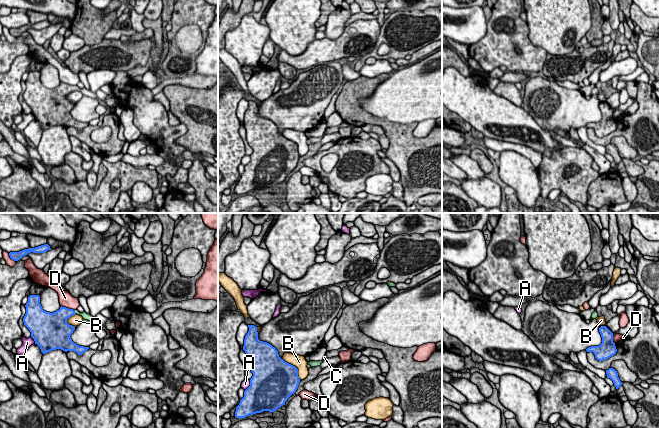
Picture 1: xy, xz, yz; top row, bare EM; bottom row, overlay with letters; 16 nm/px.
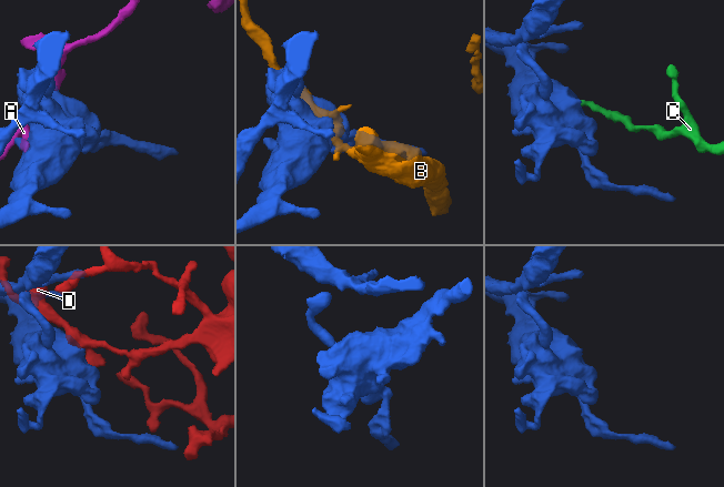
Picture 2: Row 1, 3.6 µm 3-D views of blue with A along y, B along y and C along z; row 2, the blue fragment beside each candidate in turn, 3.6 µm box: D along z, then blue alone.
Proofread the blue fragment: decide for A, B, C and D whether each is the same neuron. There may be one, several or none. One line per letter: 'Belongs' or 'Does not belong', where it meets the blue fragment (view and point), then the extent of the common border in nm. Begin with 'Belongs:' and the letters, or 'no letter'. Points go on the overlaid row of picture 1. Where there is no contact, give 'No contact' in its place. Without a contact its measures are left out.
Belongs: C
A: Does not belong. Touches blue at xz (250, 385). Shared border 190 nm
B: Does not belong. Touches blue at xz (295, 367). Shared border 460 nm
C: Belongs. Touches blue at xy (74, 312). Shared border 70 nm
D: Does not belong. Touches blue at xy (68, 308). Shared border 240 nm

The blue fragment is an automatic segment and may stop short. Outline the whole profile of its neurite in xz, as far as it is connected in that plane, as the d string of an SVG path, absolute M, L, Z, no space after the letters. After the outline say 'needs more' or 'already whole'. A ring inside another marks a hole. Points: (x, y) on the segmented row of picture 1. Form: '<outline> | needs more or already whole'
M248 325L248 327L243 350L246 353L247 366L253 376L250 379L250 386L244 391L244 397L236 407L235 417L239 419L263 411L276 411L296 392L300 382L298 369L281 359L275 347L258 339L256 326Z | already whole

